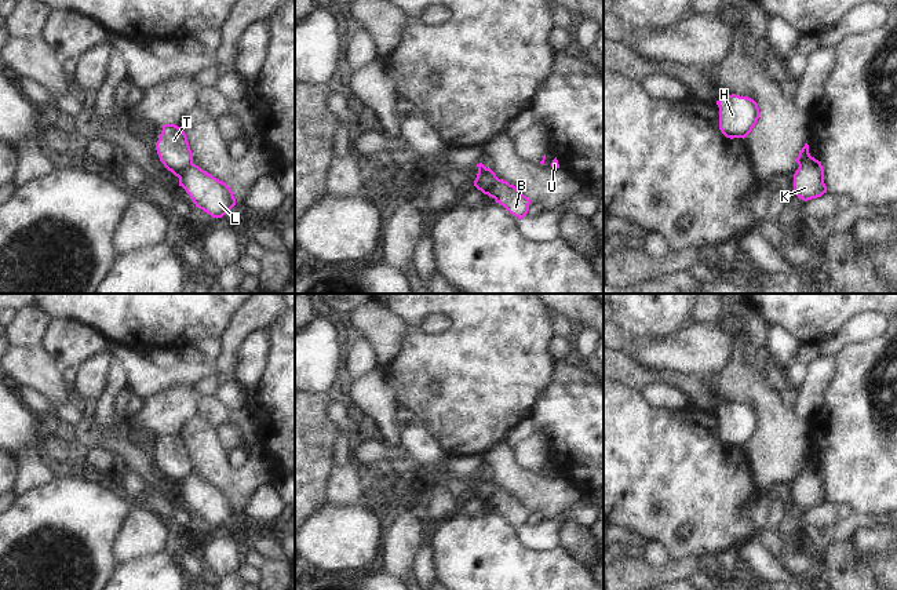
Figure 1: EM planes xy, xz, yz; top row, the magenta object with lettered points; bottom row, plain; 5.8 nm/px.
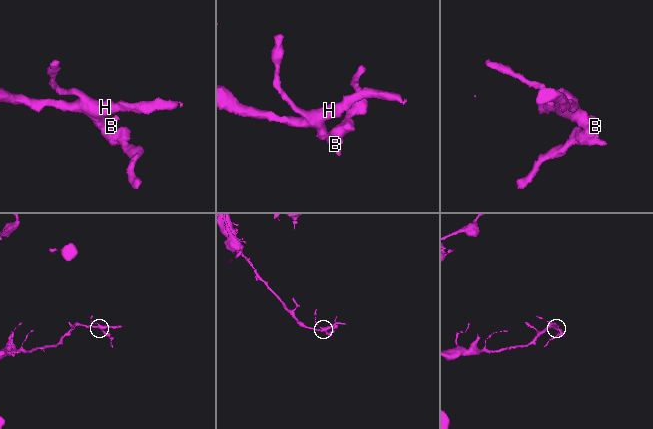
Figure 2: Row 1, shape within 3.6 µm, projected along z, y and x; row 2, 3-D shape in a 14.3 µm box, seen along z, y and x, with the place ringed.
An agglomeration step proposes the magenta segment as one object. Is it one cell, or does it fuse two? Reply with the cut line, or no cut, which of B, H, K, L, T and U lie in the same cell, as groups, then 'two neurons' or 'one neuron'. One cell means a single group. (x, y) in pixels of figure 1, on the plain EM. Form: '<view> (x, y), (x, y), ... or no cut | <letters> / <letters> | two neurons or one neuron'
xz (499, 488), (487, 502) | B K L U / H T | two neurons

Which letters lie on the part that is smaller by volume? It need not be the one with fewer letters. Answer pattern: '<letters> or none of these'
B, K, L, U

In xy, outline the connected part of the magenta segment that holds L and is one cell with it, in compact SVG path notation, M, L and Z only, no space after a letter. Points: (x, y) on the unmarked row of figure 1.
M196 473L179 485L179 495L186 499L197 517L212 527L222 527L236 514L231 498Z

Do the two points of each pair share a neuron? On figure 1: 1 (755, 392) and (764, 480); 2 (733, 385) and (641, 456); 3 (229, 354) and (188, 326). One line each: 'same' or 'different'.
1: same
2: different
3: different

